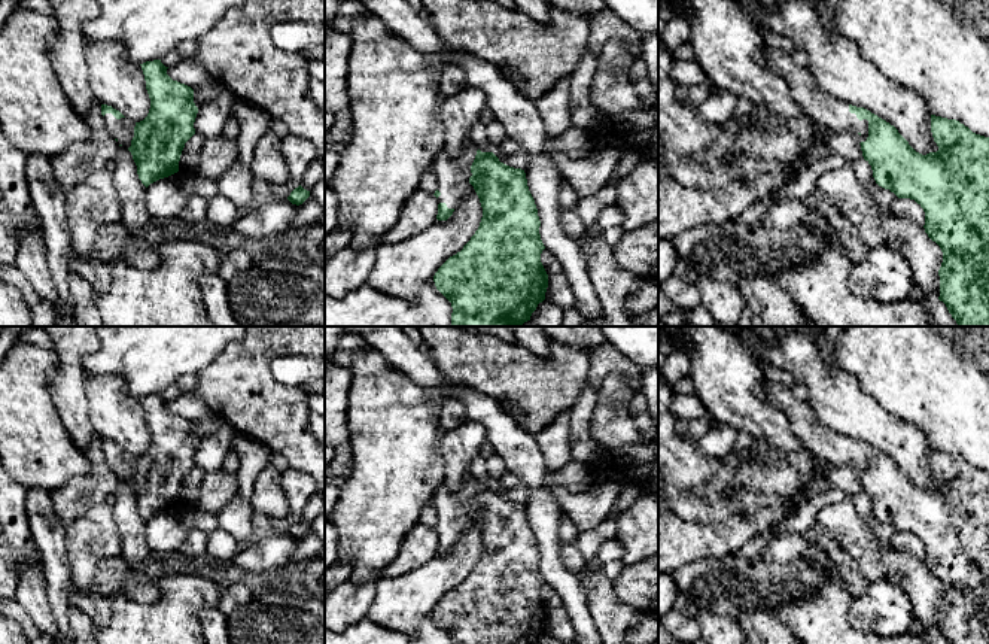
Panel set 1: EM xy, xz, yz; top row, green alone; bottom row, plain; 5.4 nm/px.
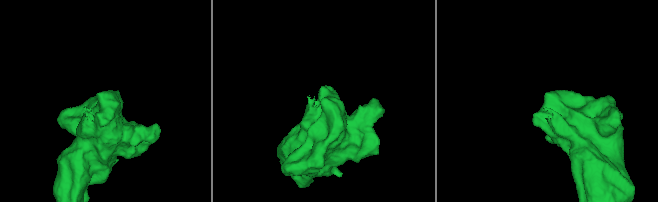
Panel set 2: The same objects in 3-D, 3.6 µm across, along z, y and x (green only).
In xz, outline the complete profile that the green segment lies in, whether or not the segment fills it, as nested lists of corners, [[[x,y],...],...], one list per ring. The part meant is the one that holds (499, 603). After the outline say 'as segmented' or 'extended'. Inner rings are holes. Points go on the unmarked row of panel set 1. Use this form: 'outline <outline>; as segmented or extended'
outline [[[472,476],[465,479],[465,484],[459,490],[450,490],[444,483],[436,486],[430,504],[438,514],[433,528],[439,537],[438,555],[447,555],[453,549],[469,517],[483,541],[483,552],[475,568],[435,607],[436,623],[451,637],[453,644],[536,644],[538,638],[545,634],[548,608],[541,596],[541,587],[545,583],[539,568],[541,555],[524,504],[500,496],[493,486],[481,486]]]; extended

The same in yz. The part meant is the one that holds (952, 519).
outline [[[764,380],[761,385],[767,401],[783,411],[789,420],[791,432],[810,453],[831,467],[858,467],[864,493],[871,499],[876,517],[894,526],[898,532],[915,534],[925,546],[925,566],[943,586],[938,604],[940,631],[947,644],[989,644],[989,471],[973,467],[956,453],[931,449],[931,467],[938,480],[937,486],[922,489],[916,486],[898,464],[864,441],[822,426],[807,401],[798,400],[792,389]]]; extended

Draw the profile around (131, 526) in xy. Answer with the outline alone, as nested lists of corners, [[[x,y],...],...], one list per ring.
[[[119,480],[113,496],[113,522],[121,538],[119,559],[131,569],[137,569],[150,555],[146,543],[146,520],[139,513],[137,499],[128,482]]]

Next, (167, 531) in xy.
[[[177,505],[146,522],[146,543],[150,552],[167,553],[177,550],[195,528],[192,505]]]

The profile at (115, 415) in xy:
[[[92,374],[85,382],[88,417],[94,434],[140,456],[150,443],[150,432],[141,400],[133,397],[125,383],[113,374]]]

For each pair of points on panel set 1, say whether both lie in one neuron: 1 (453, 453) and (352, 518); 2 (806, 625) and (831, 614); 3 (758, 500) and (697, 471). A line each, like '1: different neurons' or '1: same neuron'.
1: different neurons
2: same neuron
3: same neuron

